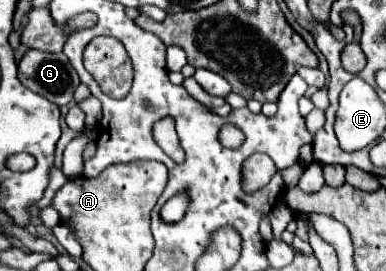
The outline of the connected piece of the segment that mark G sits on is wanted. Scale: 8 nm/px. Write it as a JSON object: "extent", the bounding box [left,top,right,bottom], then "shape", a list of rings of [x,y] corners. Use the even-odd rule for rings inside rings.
{"extent":[18,49,80,107],"shape":[[[30,49],[20,65],[18,79],[34,93],[46,97],[58,107],[72,101],[80,79],[64,53],[42,53]]]}

